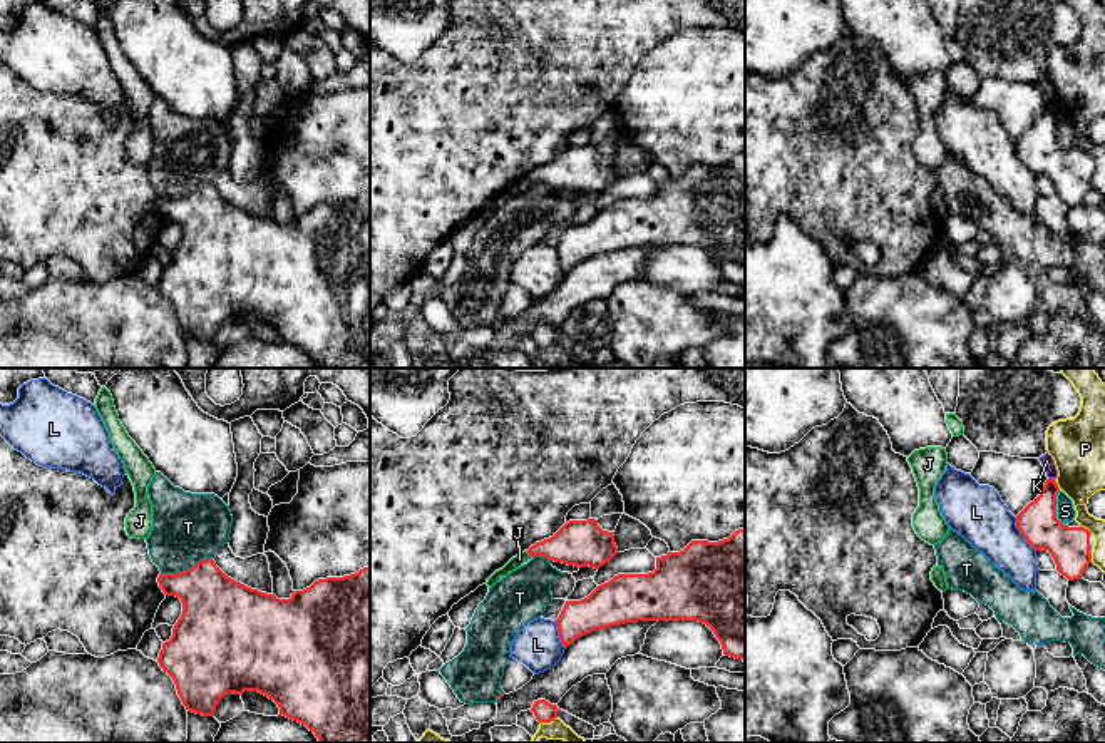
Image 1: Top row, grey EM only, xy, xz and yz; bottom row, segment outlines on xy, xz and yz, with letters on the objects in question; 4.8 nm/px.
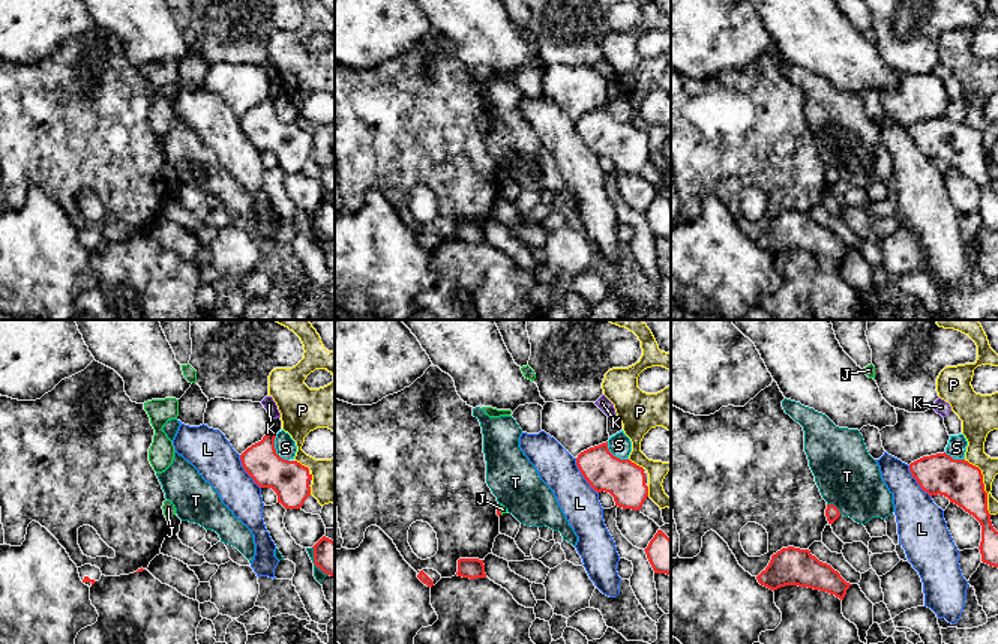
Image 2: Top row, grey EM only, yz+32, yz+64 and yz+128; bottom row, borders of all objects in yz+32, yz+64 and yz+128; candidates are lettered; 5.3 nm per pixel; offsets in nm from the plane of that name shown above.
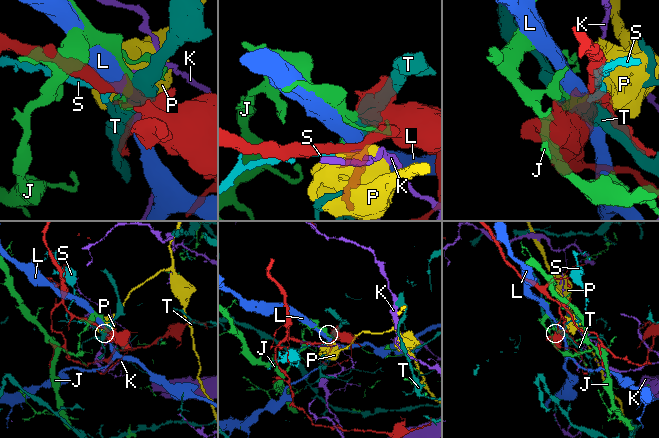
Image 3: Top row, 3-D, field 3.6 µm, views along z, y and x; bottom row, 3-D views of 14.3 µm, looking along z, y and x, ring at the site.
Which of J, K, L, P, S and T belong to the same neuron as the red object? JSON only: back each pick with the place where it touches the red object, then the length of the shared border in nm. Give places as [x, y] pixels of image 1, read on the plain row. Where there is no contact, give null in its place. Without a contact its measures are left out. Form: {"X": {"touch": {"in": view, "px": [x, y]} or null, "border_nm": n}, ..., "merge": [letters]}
{"merge": []}

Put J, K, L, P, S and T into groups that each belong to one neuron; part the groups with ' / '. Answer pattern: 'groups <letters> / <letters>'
groups J / K / L / P / S / T

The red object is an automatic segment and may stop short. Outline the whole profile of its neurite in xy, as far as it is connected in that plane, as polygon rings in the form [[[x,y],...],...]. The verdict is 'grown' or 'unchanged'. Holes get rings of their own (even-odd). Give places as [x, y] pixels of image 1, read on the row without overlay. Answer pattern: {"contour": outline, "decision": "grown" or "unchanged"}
{"contour": [[[213,184],[199,186],[196,191],[179,199],[161,197],[157,208],[166,221],[176,221],[182,228],[182,239],[172,253],[171,264],[162,268],[157,288],[162,296],[172,303],[188,336],[214,341],[216,331],[223,321],[229,318],[243,320],[244,316],[258,316],[278,330],[280,340],[313,356],[320,368],[370,368],[370,192],[363,192],[343,202],[318,204],[310,213],[295,216],[290,224],[278,224],[275,219],[251,214],[228,202]]], "decision": "unchanged"}

